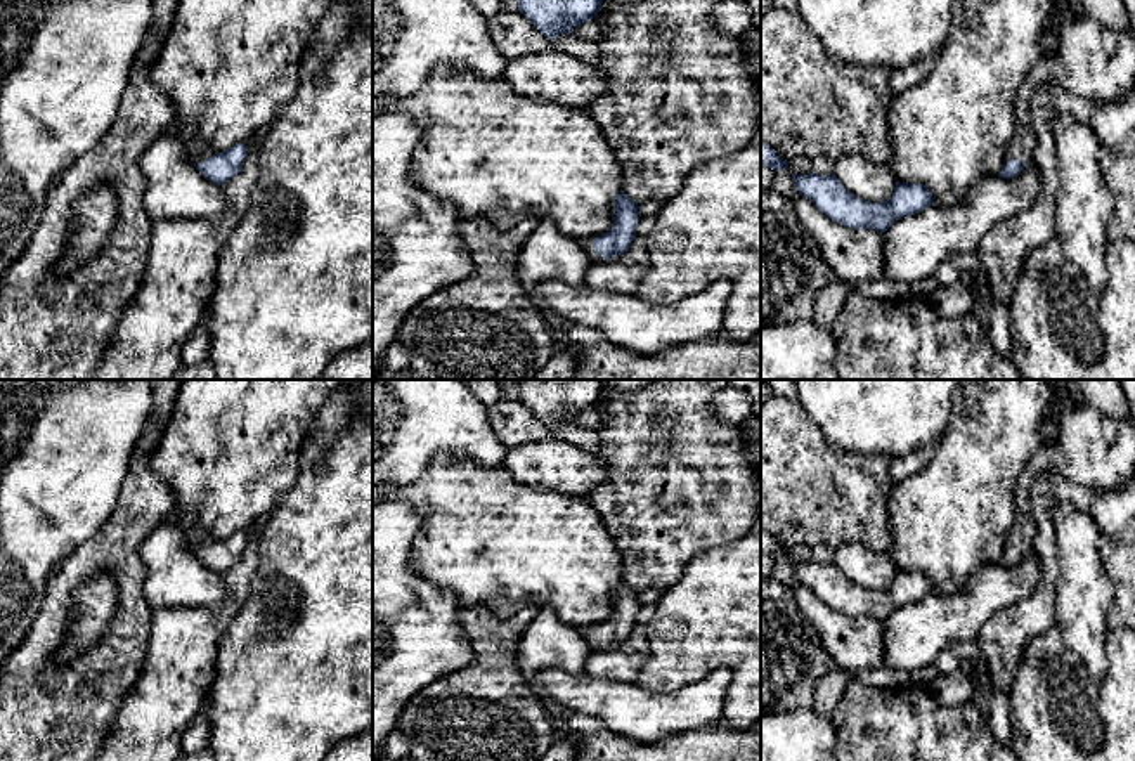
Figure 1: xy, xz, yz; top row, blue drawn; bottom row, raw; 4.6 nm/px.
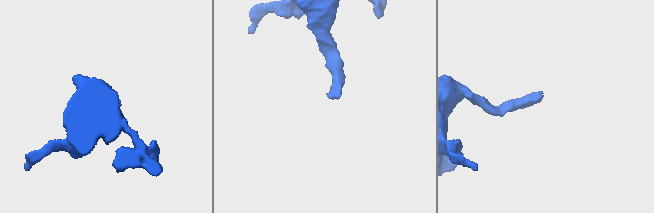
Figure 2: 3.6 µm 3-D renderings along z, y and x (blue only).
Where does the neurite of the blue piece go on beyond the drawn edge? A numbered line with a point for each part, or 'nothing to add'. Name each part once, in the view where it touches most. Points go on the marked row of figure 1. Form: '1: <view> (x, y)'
1: xz (586, 243)

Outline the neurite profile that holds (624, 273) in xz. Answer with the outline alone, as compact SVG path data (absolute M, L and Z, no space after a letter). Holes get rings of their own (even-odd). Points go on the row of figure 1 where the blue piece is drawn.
M636 236L626 253L593 263L586 272L584 284L620 295L636 295L648 269L646 237Z

